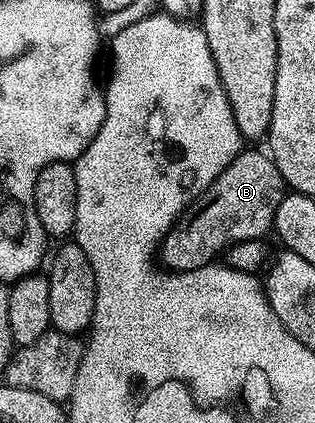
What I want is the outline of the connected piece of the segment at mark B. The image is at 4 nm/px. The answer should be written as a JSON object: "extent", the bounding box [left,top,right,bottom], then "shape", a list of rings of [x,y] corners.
{"extent":[157,149,285,272],"shape":[[[250,149],[240,151],[239,156],[213,181],[213,185],[209,185],[209,189],[200,193],[183,210],[179,220],[173,224],[167,236],[159,244],[157,252],[158,262],[163,262],[164,265],[162,264],[162,266],[168,272],[201,269],[214,260],[211,258],[218,251],[219,254],[226,252],[227,248],[241,241],[263,239],[266,236],[266,231],[270,232],[272,230],[277,205],[281,205],[285,194],[285,184],[277,165],[271,160],[270,154],[260,151],[250,151]]]}

